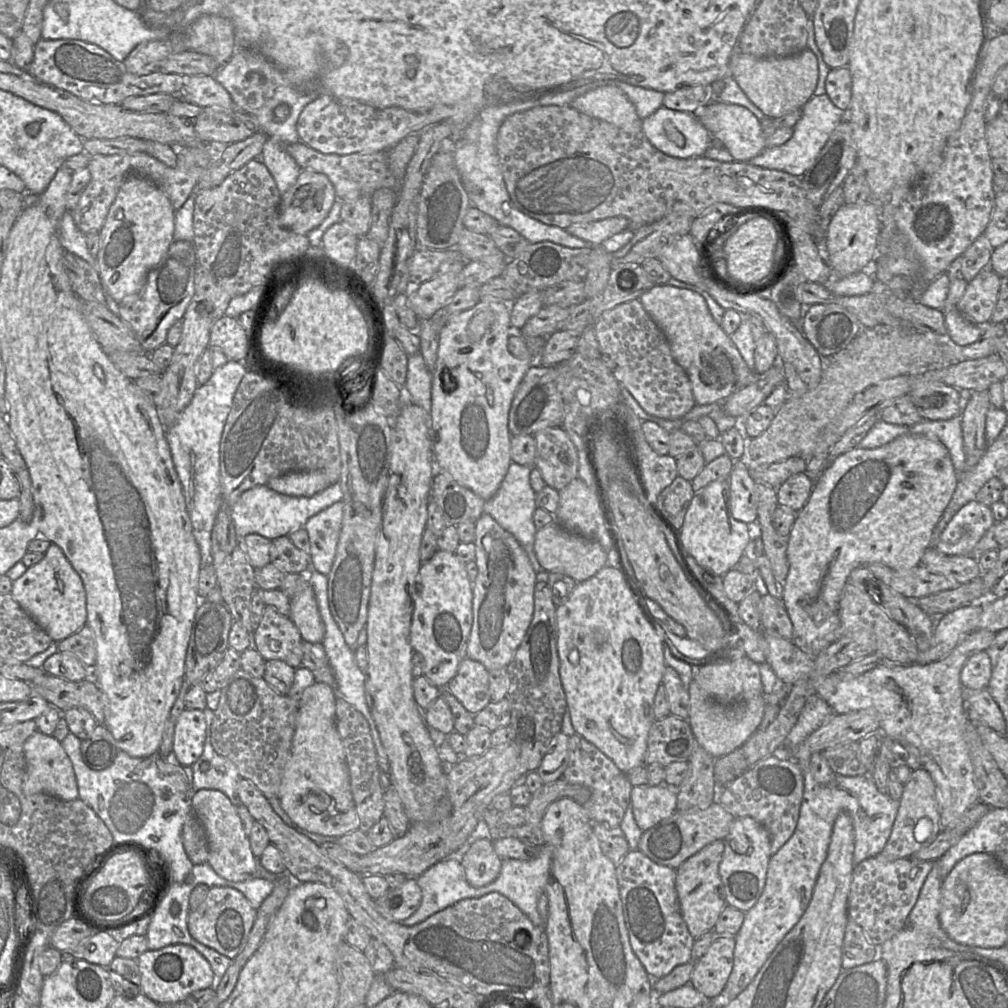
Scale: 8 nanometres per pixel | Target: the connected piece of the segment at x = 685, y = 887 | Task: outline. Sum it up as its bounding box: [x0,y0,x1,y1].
[675,840,727,938]

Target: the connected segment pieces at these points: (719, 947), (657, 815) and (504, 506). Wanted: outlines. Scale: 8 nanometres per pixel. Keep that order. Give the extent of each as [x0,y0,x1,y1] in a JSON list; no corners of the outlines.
[[690,935,734,999],[631,783,677,830],[483,462,544,573]]

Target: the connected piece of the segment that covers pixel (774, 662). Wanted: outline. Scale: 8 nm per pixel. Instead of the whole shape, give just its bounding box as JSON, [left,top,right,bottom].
[763,629,996,828]

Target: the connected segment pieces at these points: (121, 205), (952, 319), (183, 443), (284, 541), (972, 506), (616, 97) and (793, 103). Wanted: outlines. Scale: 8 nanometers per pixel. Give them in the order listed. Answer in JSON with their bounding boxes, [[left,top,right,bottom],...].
[[96,175,175,303],[944,307,983,346],[166,360,247,567],[270,536,311,573],[935,500,994,556],[570,85,642,134],[728,46,818,118]]

